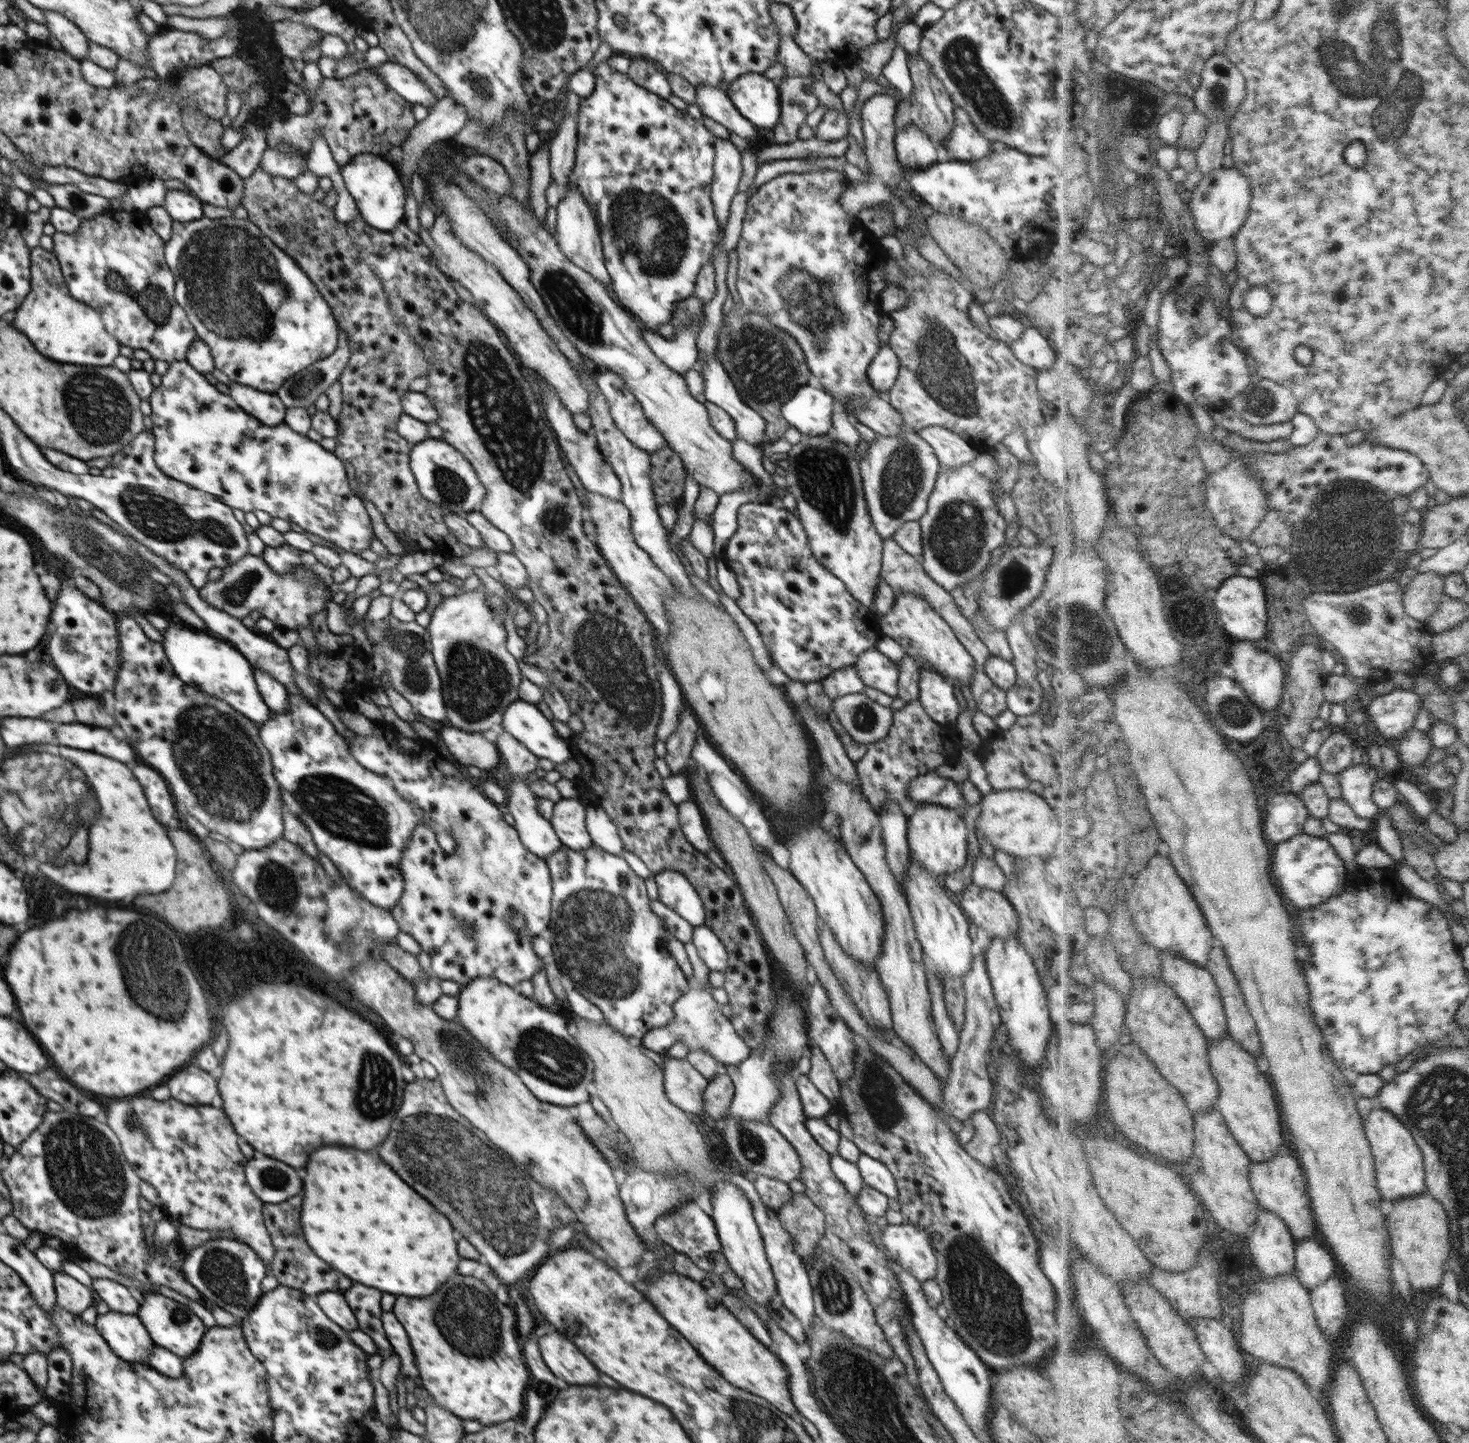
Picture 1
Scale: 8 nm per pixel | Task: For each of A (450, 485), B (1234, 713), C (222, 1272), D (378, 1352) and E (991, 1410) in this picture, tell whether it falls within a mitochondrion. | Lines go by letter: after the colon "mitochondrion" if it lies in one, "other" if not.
A: mitochondrion
B: mitochondrion
C: mitochondrion
D: other
E: other

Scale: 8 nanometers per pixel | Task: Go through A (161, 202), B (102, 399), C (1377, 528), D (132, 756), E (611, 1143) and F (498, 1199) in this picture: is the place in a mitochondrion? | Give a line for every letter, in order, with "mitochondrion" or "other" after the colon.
A: other
B: mitochondrion
C: mitochondrion
D: other
E: mitochondrion
F: mitochondrion

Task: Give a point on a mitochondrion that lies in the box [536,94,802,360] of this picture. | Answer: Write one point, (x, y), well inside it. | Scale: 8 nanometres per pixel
(646, 230)

